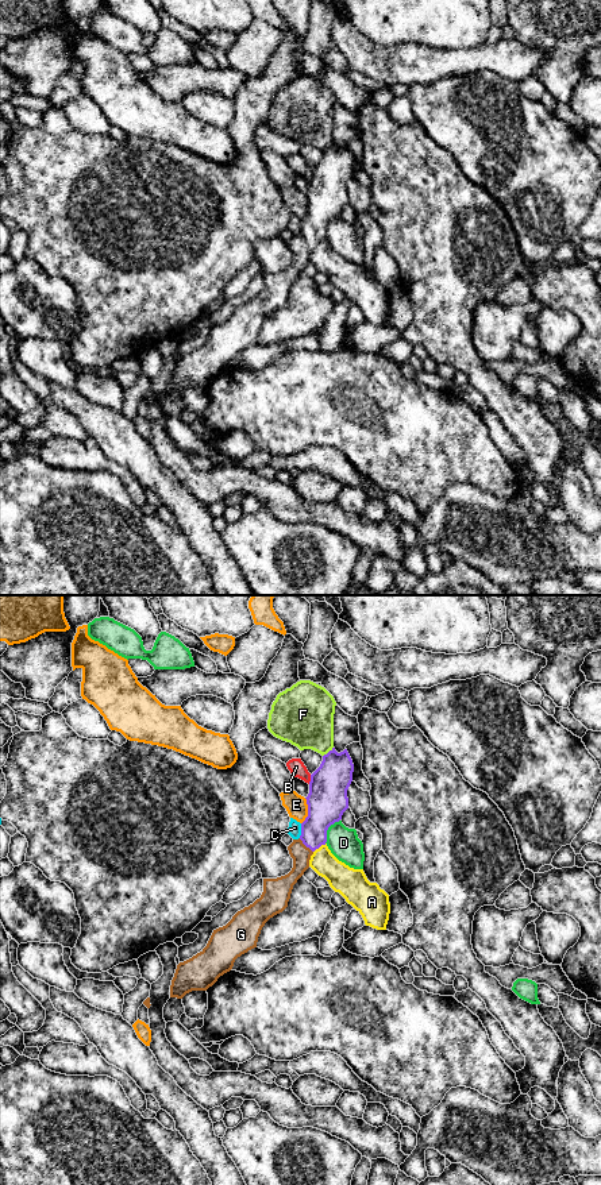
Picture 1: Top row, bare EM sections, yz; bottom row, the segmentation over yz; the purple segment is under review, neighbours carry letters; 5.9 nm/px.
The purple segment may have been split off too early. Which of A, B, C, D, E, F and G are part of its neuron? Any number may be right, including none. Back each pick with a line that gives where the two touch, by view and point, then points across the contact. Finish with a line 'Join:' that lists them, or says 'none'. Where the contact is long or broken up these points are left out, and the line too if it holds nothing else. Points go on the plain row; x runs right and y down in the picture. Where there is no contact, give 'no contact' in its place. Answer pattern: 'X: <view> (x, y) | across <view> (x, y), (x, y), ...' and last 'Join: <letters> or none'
G: yz (305, 240) | across yz (324, 204), (314, 231), (305, 240), (299, 247)
Join: G

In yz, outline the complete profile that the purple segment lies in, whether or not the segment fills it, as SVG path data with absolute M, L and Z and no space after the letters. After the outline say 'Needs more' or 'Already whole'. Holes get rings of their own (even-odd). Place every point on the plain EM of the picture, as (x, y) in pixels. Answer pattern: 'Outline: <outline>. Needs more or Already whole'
Outline: M332 143L323 151L320 162L311 170L309 189L305 193L308 212L301 219L301 231L288 242L289 250L293 254L292 266L277 274L263 274L261 293L249 302L238 306L226 321L213 325L207 341L200 348L177 360L170 381L170 393L182 394L192 386L207 386L220 371L232 364L238 352L257 343L262 323L270 313L288 302L293 281L309 263L311 251L321 240L325 240L328 223L339 217L343 208L348 204L347 185L352 177L352 167L354 159L347 144L338 148Z. Needs more

